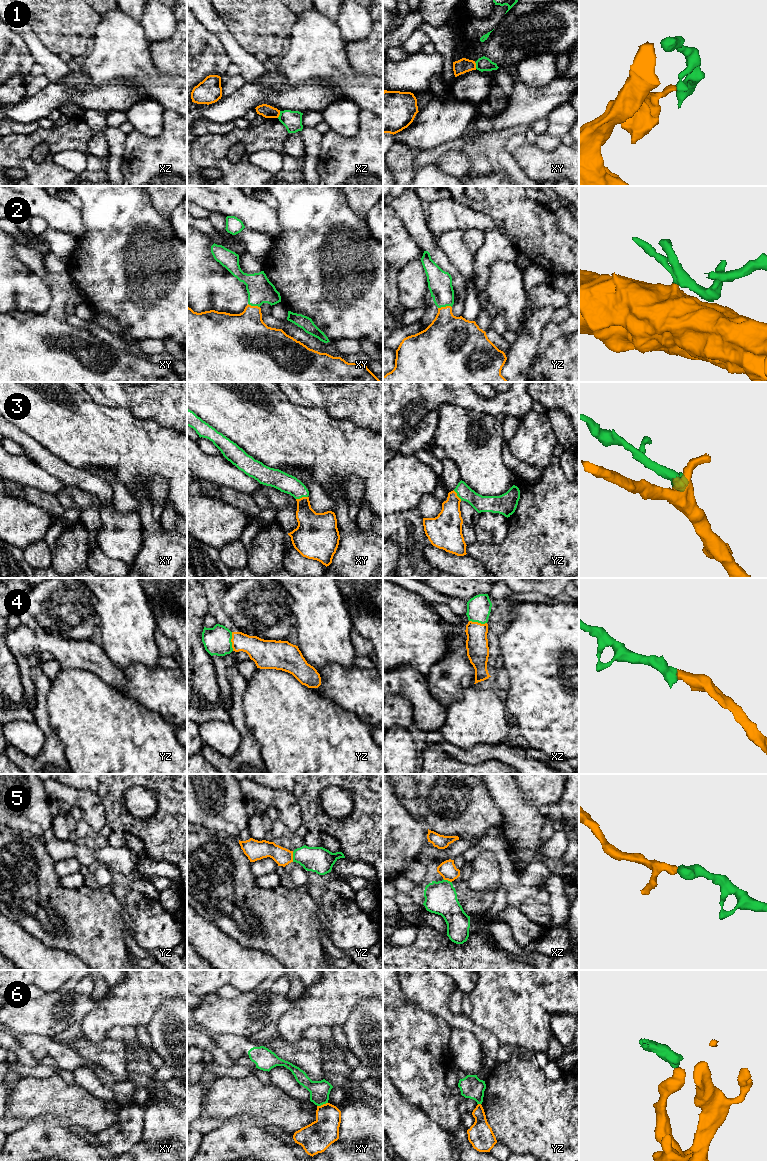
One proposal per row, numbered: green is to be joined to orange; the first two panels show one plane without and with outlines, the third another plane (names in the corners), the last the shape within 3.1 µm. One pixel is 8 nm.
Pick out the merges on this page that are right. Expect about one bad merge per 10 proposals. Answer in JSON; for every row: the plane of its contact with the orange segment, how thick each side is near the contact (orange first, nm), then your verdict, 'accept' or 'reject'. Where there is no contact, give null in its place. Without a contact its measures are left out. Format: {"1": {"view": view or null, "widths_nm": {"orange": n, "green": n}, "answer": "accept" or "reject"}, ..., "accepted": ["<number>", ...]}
{"1": {"view": "xz", "widths_nm": {"orange": 110, "green": 160}, "answer": "reject"}, "2": {"view": "yz", "widths_nm": {"orange": 360, "green": 190}, "answer": "accept"}, "3": {"view": "xy", "widths_nm": {"orange": 240, "green": 150}, "answer": "accept"}, "4": {"view": "yz", "widths_nm": {"orange": 190, "green": 220}, "answer": "accept"}, "5": {"view": "yz", "widths_nm": {"orange": 140, "green": 200}, "answer": "accept"}, "6": {"view": "xy", "widths_nm": {"orange": 240, "green": 160}, "answer": "reject"}, "accepted": ["2", "3", "4", "5"]}

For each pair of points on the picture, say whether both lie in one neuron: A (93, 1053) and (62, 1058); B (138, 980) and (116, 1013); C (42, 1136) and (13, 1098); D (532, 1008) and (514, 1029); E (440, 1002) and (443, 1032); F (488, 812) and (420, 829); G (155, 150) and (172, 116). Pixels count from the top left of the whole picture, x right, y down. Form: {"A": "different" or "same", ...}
{"A": "different", "B": "same", "C": "different", "D": "same", "E": "different", "F": "different", "G": "same"}

